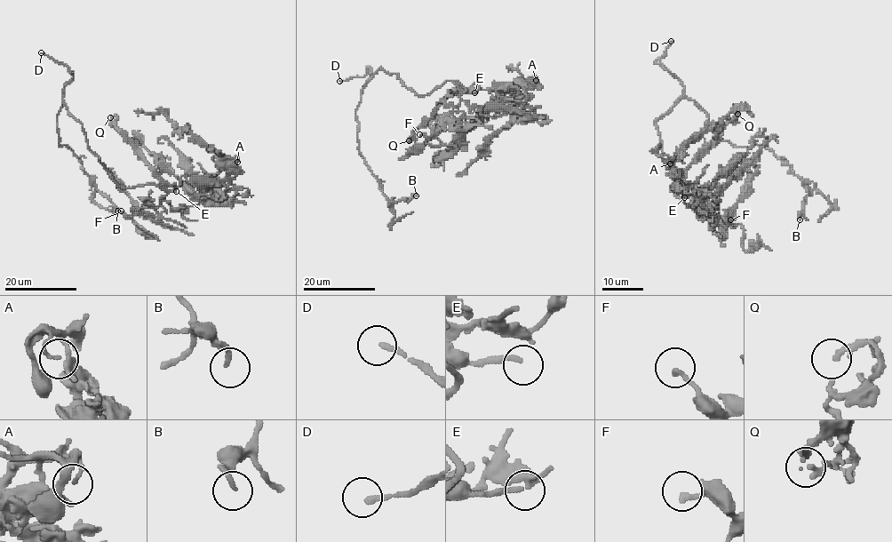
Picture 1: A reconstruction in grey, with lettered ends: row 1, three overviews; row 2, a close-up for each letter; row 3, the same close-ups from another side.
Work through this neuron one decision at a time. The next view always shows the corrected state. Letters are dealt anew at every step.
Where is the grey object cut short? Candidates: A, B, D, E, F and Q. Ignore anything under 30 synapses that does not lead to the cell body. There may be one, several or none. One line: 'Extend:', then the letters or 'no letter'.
Extend: D, E

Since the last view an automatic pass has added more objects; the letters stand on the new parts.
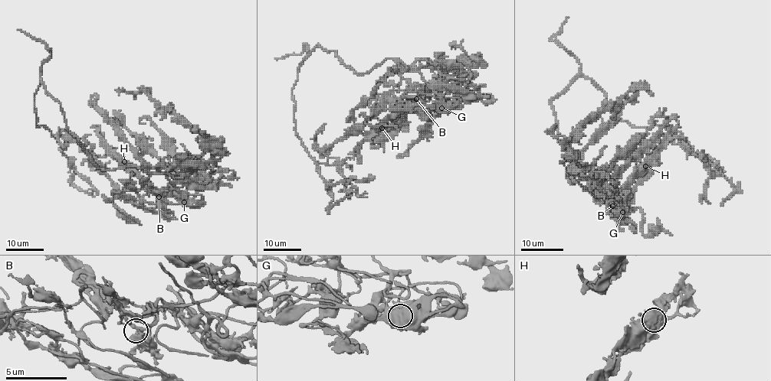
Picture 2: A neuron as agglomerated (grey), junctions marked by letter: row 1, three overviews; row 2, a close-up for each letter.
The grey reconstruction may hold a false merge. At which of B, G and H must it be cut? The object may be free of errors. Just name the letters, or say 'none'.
none

